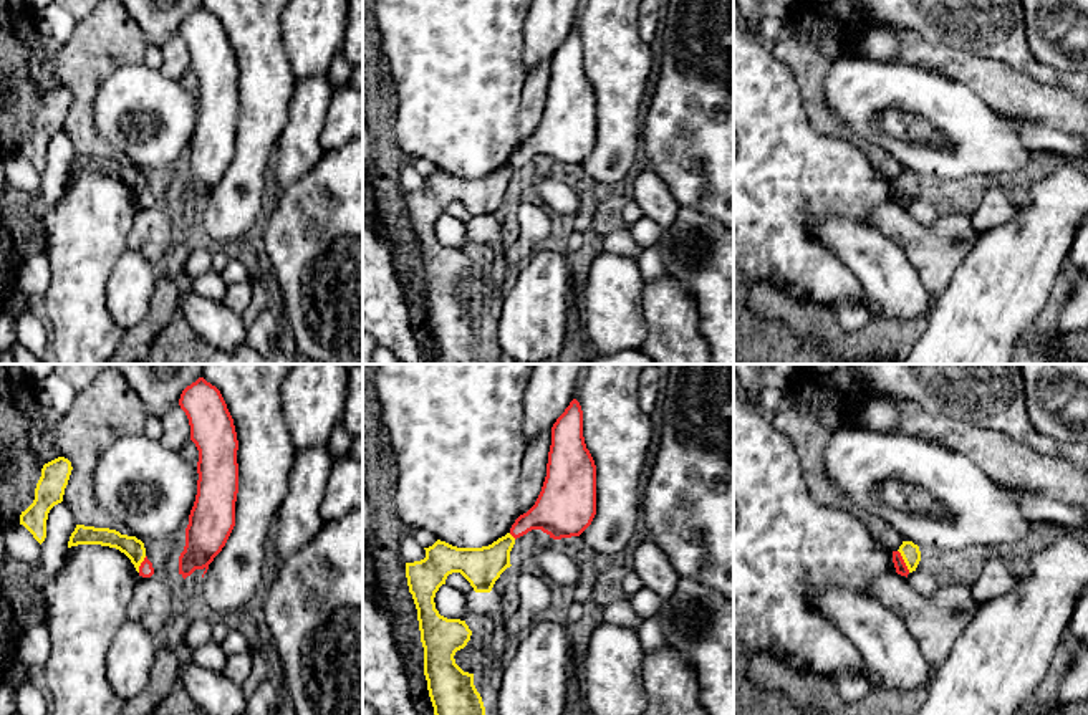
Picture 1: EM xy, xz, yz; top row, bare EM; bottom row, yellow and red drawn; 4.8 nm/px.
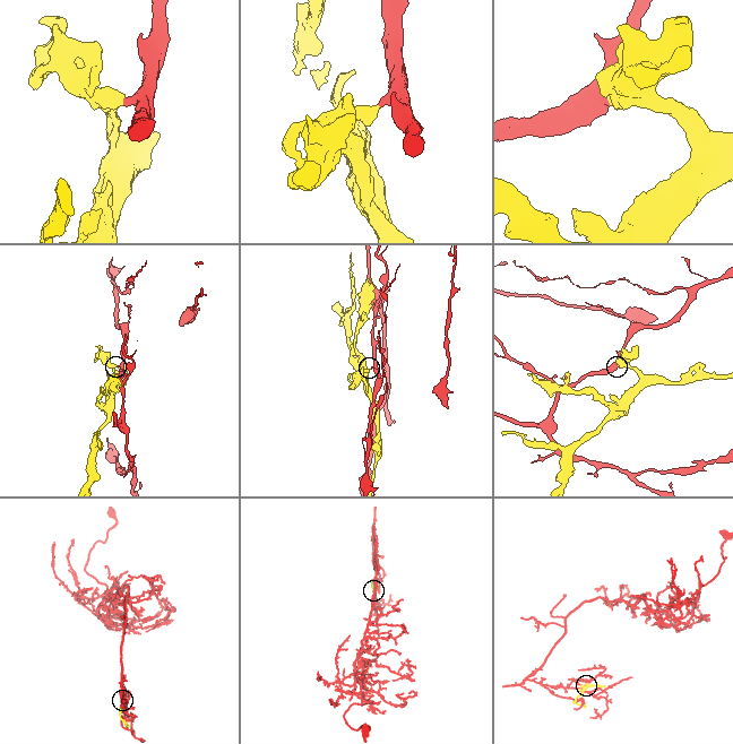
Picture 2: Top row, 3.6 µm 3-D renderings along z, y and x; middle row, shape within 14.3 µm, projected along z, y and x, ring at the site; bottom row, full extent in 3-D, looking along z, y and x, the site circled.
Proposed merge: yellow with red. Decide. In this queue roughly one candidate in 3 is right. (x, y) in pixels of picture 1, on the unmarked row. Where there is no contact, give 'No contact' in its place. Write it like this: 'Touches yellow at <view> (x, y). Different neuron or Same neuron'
Touches yellow at yz (905, 191). Different neuron

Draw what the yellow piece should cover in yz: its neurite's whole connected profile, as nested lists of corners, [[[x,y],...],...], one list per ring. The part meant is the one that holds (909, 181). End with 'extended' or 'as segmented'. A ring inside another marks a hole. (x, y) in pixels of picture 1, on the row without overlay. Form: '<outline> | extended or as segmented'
[[[903,170],[903,174],[898,179],[909,199],[909,202],[916,200],[919,190],[921,190],[921,180],[919,175],[912,170]]] | as segmented

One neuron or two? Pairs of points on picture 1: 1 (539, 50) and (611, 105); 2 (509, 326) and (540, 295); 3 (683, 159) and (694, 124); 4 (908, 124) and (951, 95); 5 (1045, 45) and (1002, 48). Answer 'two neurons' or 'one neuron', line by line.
1: two neurons
2: one neuron
3: one neuron
4: one neuron
5: two neurons

